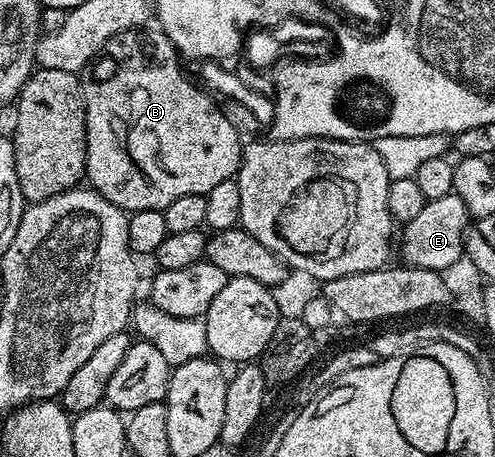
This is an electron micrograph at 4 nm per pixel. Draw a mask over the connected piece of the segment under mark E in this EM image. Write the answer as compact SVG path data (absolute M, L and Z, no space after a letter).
M456 193L441 196L438 200L427 200L424 203L422 212L418 212L418 216L414 216L414 220L403 223L402 230L404 235L401 236L400 242L398 238L398 254L401 254L403 261L410 266L418 268L426 268L427 270L438 270L448 272L448 269L455 264L459 258L465 257L464 252L464 235L470 225L470 217L468 210L462 199Z

